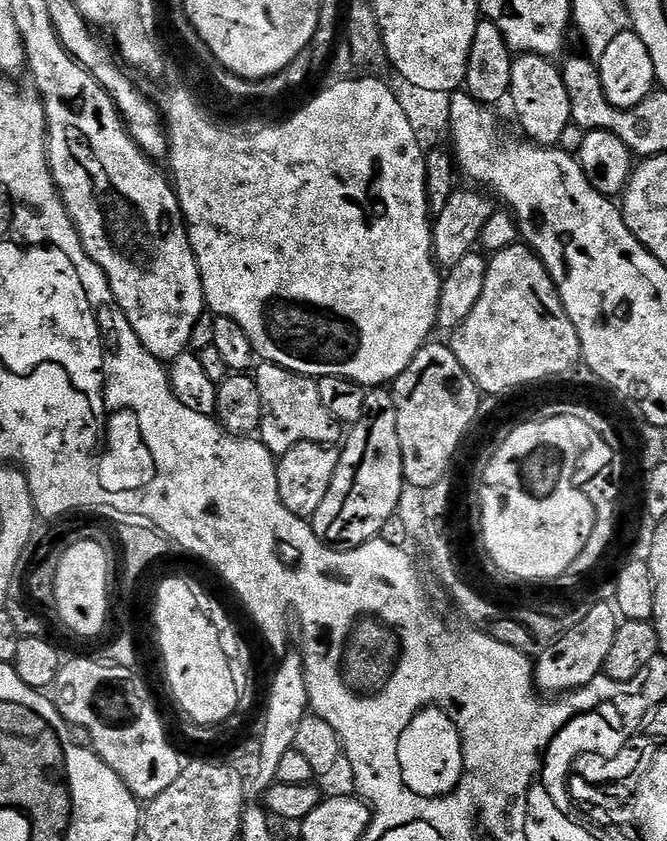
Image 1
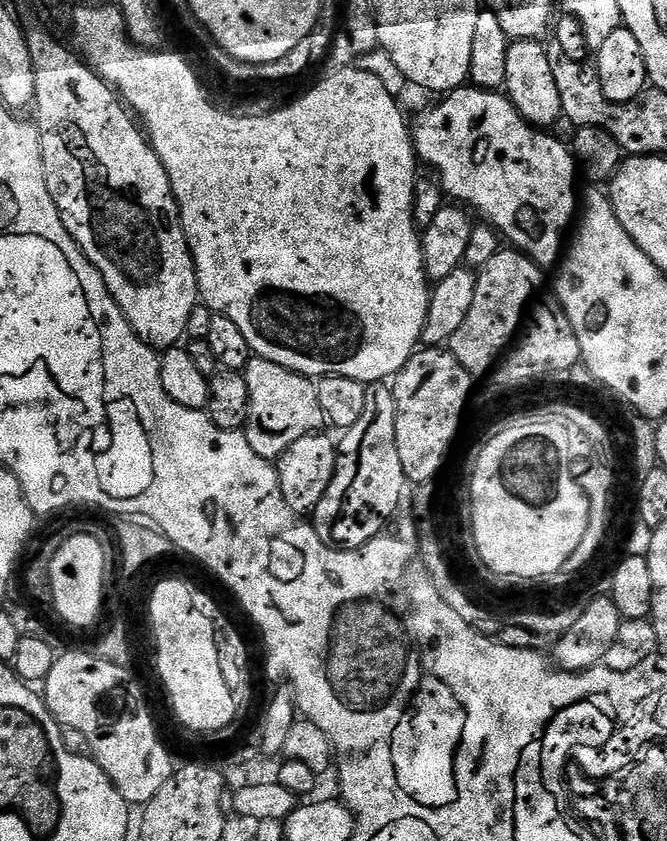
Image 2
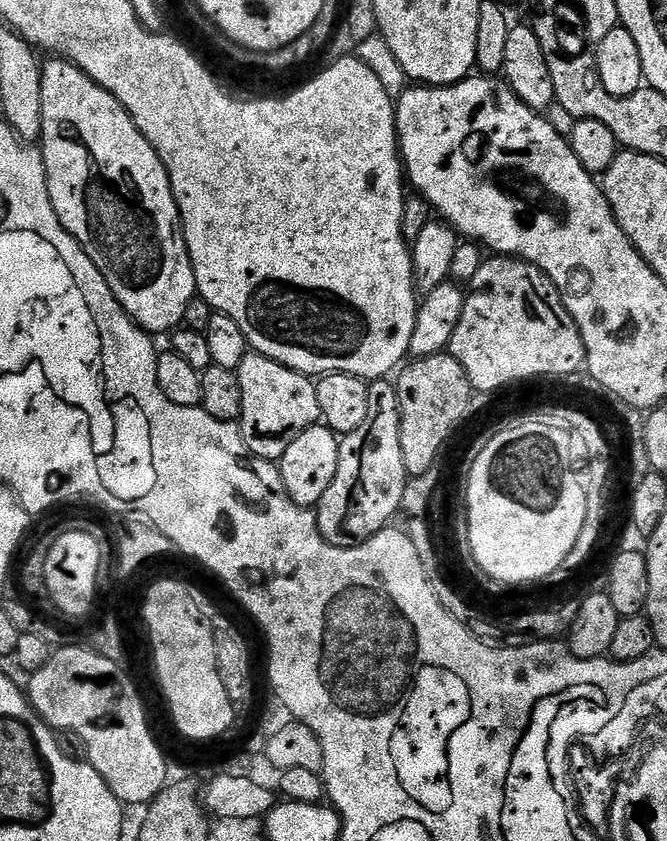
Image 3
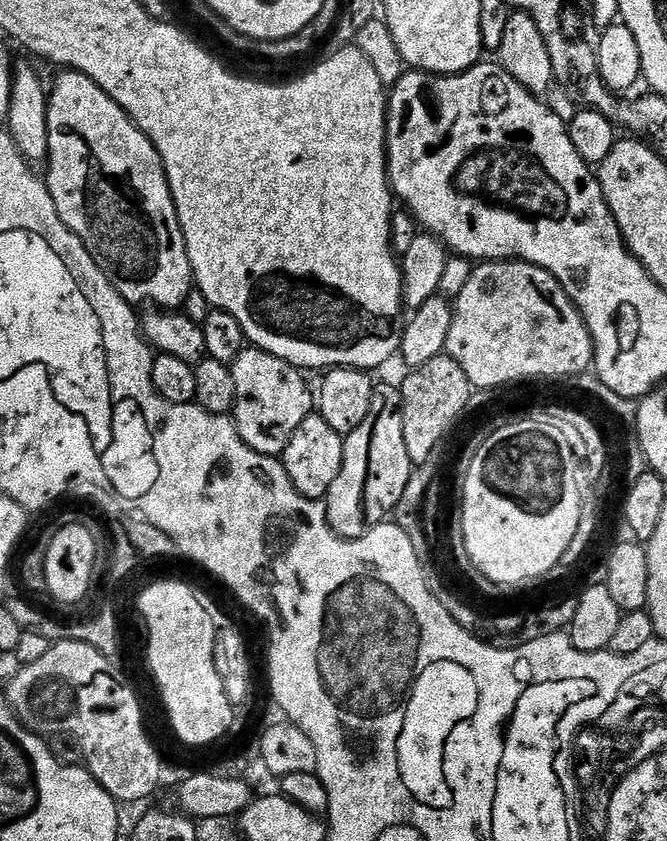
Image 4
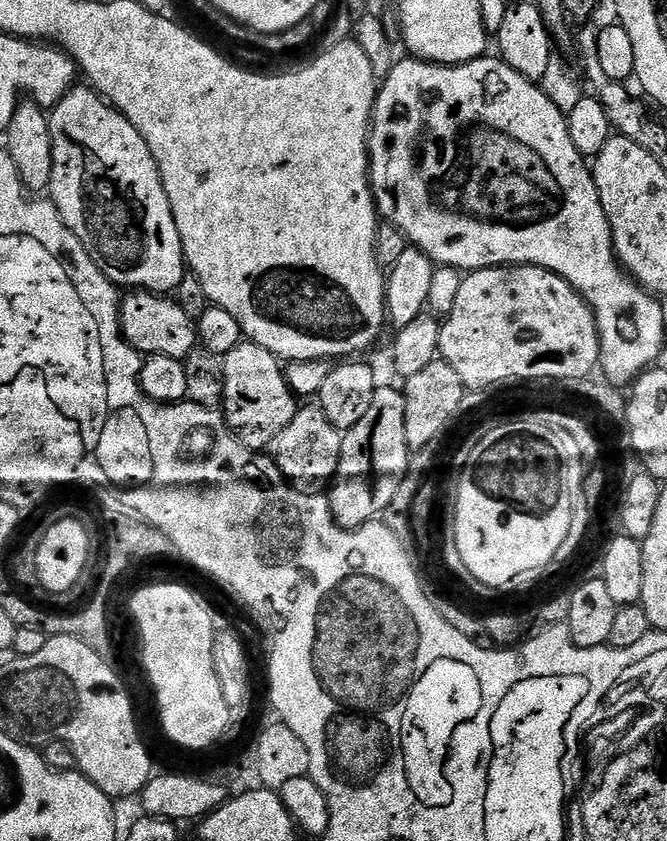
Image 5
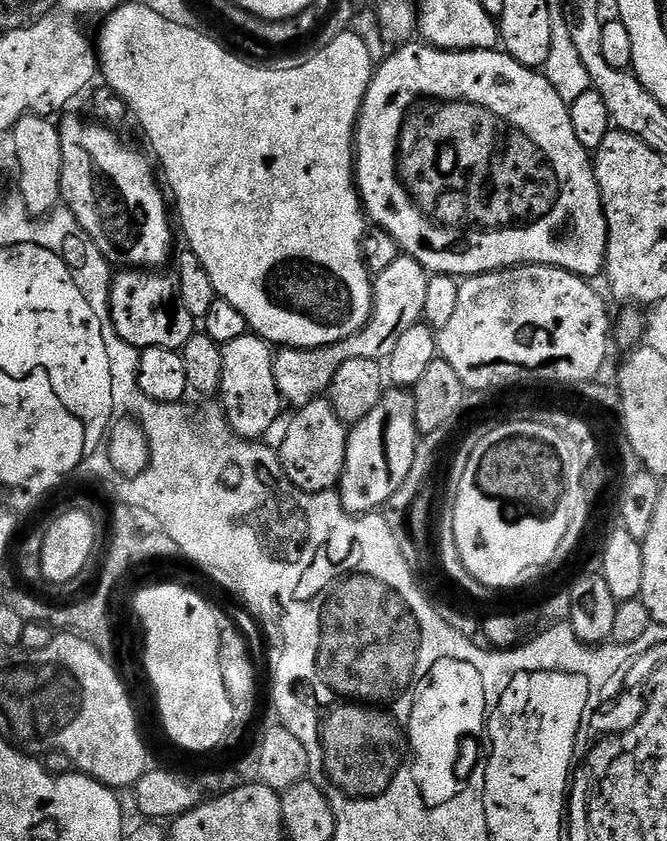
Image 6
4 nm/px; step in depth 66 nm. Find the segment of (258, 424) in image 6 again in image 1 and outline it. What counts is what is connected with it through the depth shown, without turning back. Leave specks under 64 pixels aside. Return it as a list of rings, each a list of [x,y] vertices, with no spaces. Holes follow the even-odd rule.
[[[260,362],[255,365],[254,379],[258,386],[258,398],[262,398],[258,439],[273,456],[278,458],[299,444],[332,446],[337,443],[336,439],[341,439],[342,425],[333,418],[330,410],[326,410],[326,406],[322,406],[320,385],[313,377],[291,372],[277,364]]]

